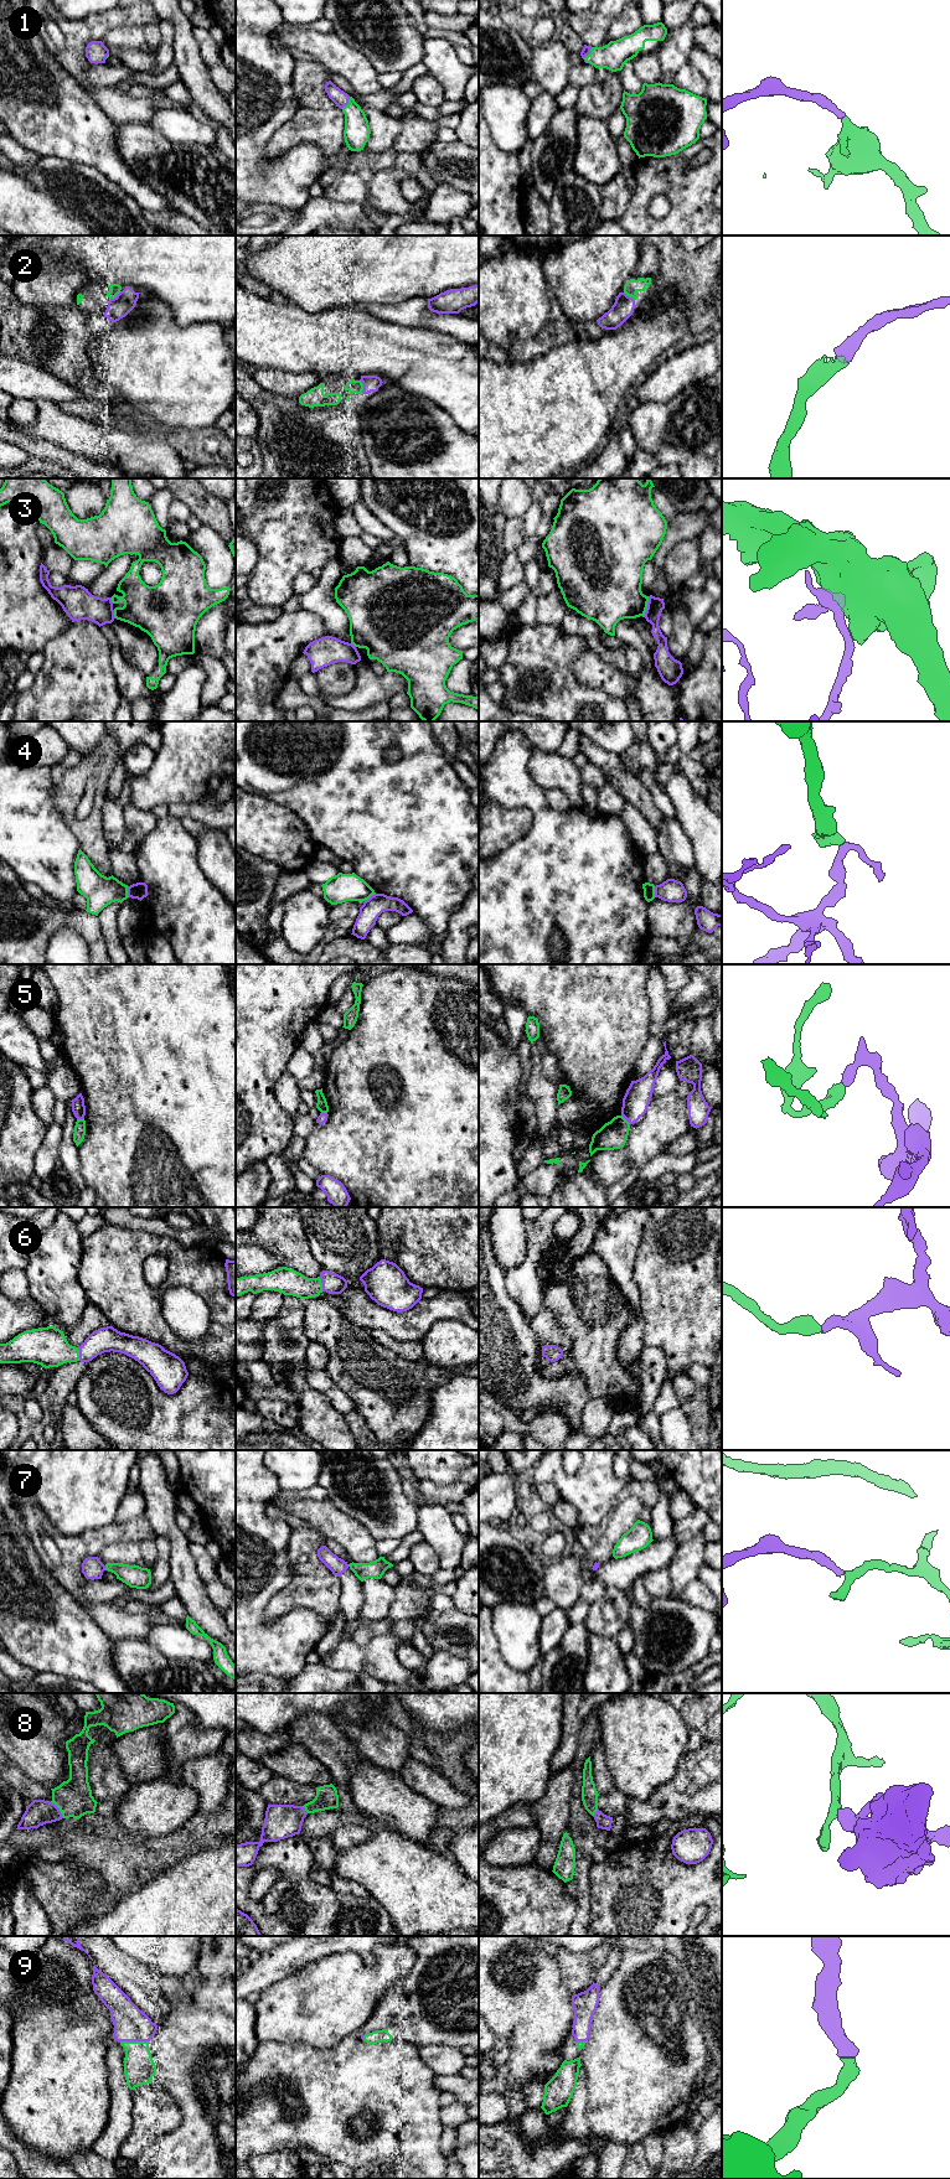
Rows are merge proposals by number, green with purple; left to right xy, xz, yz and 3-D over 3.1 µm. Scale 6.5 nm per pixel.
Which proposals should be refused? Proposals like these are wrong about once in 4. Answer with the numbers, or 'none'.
3, 4, 5, 7

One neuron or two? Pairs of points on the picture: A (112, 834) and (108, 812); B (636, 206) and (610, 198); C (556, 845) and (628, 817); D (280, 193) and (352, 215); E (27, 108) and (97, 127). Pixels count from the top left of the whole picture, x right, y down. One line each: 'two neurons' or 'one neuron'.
A: one neuron
B: two neurons
C: two neurons
D: two neurons
E: one neuron

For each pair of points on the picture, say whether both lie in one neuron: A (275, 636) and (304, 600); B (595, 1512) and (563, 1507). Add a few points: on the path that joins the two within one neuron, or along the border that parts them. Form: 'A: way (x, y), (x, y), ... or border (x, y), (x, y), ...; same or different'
A: border (301, 607), (314, 611), (321, 619), (324, 626); different
B: border (562, 1499), (574, 1509), (581, 1526); different

